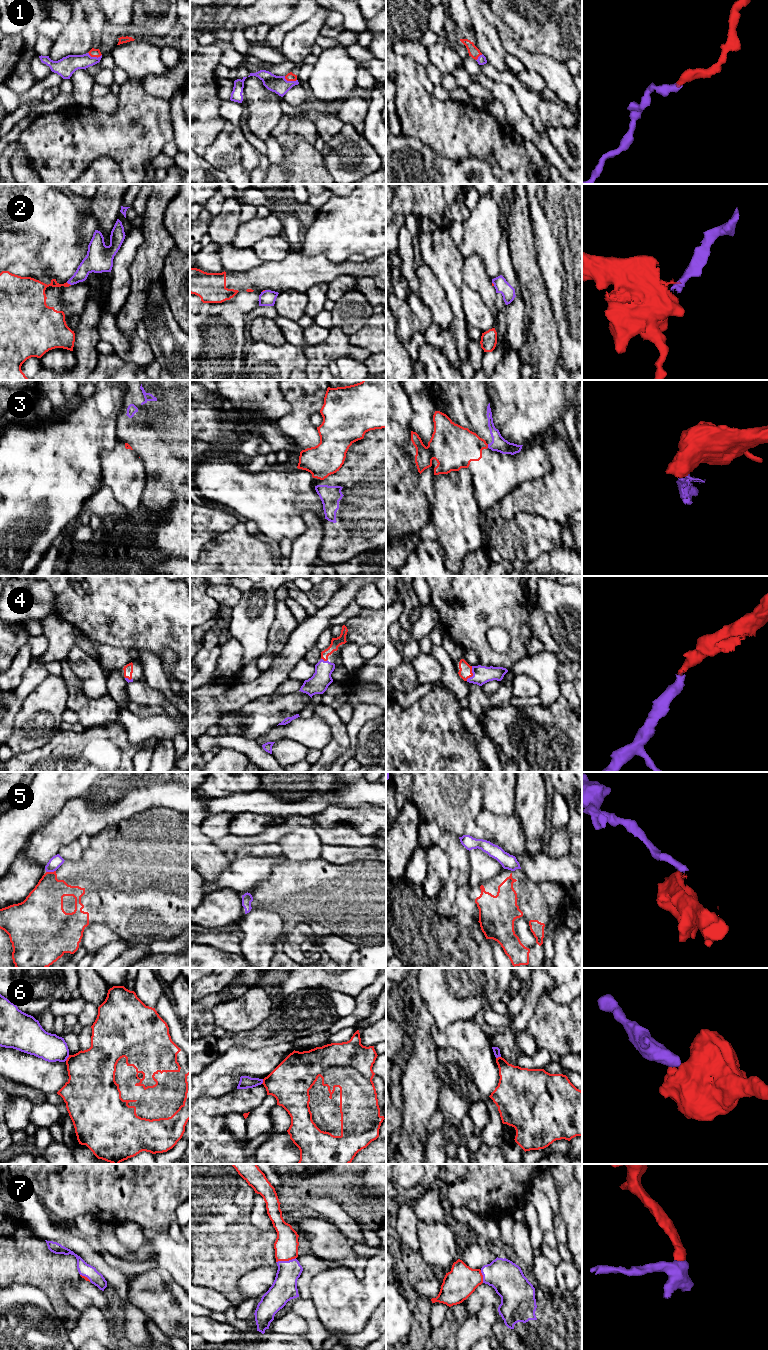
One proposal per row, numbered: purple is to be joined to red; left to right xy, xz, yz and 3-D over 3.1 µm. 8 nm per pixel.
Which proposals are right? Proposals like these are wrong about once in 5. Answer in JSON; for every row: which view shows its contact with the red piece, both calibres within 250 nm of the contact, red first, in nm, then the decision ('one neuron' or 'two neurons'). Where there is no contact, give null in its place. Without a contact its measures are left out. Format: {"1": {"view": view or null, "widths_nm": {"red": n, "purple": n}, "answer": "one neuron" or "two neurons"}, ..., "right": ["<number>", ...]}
{"1": {"view": "xy", "widths_nm": {"red": 70, "purple": 160}, "answer": "one neuron"}, "2": {"view": "xy", "widths_nm": {"red": 130, "purple": 140}, "answer": "two neurons"}, "3": {"view": "yz", "widths_nm": {"red": 320, "purple": 120}, "answer": "two neurons"}, "4": {"view": "yz", "widths_nm": {"red": 110, "purple": 140}, "answer": "one neuron"}, "5": {"view": "xy", "widths_nm": {"red": 280, "purple": 100}, "answer": "two neurons"}, "6": {"view": "xy", "widths_nm": {"red": 380, "purple": 220}, "answer": "two neurons"}, "7": {"view": "xz", "widths_nm": {"red": 190, "purple": 200}, "answer": "one neuron"}, "right": ["1", "4", "7"]}

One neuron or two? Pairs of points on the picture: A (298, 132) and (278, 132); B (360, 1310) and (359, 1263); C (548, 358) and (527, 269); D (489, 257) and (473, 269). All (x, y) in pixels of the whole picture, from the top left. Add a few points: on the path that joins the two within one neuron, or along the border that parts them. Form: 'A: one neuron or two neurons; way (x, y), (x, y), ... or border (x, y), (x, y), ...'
A: one neuron; way (293, 132), (283, 132)
B: two neurons; border (342, 1265), (359, 1278), (368, 1266)
C: one neuron; way (542, 336), (540, 310), (534, 291)
D: two neurons; border (464, 257), (476, 254), (482, 260), (492, 282)

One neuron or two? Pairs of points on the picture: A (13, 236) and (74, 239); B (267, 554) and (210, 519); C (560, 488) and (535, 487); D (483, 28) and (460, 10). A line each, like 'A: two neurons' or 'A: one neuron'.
A: one neuron
B: two neurons
C: one neuron
D: two neurons

